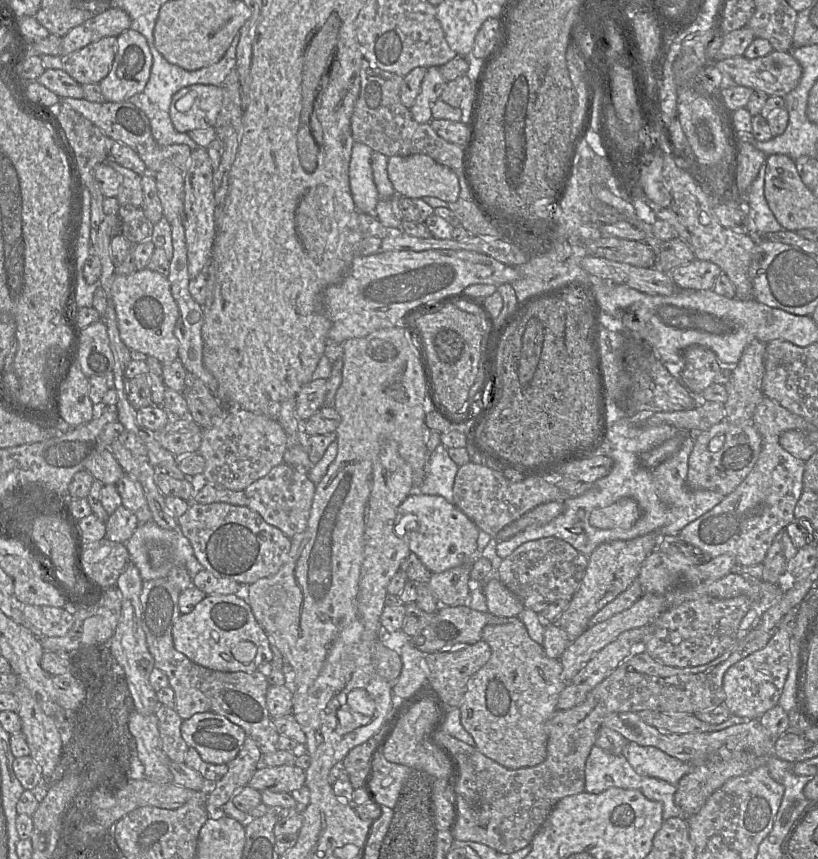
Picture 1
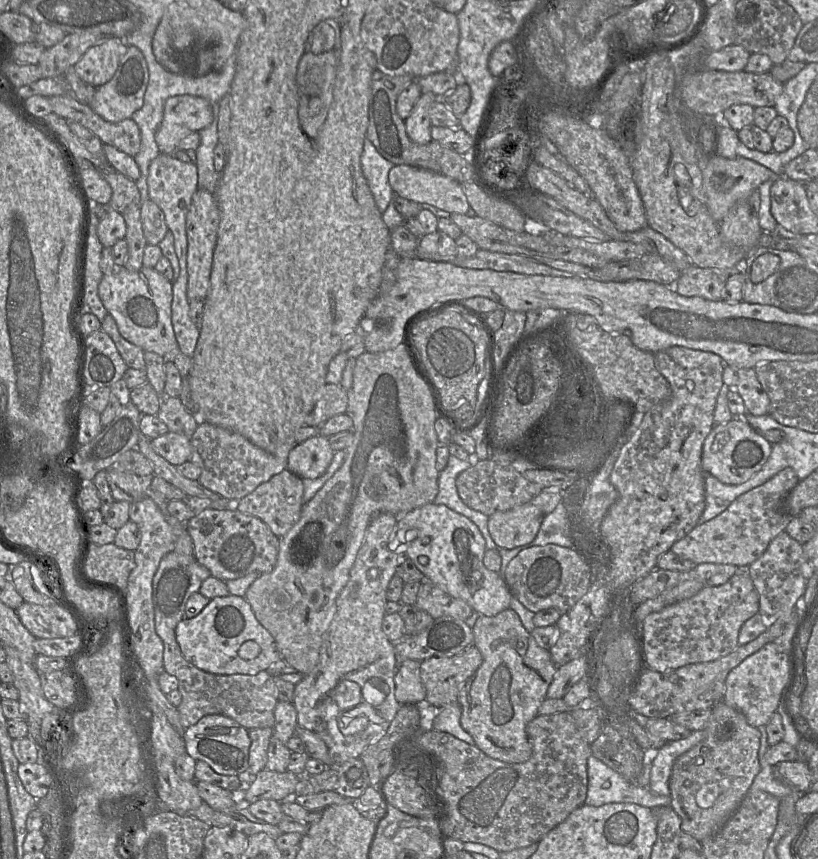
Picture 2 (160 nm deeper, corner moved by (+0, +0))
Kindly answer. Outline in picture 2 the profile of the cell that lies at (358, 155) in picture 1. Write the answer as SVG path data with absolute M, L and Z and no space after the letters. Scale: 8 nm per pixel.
M367 138L364 140L360 161L363 175L368 182L376 206L383 214L395 195L388 180L389 171L394 164L381 156L373 143Z

